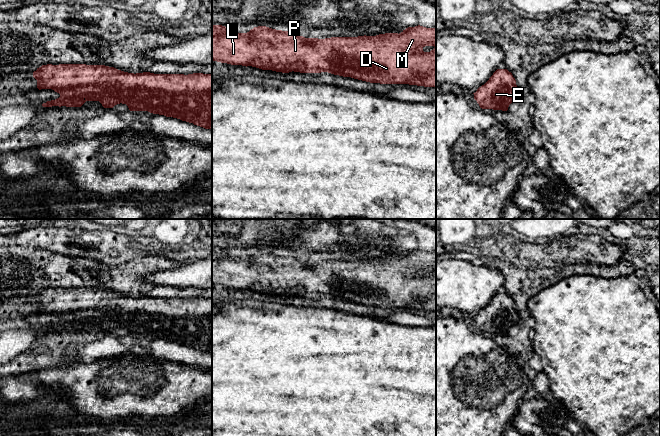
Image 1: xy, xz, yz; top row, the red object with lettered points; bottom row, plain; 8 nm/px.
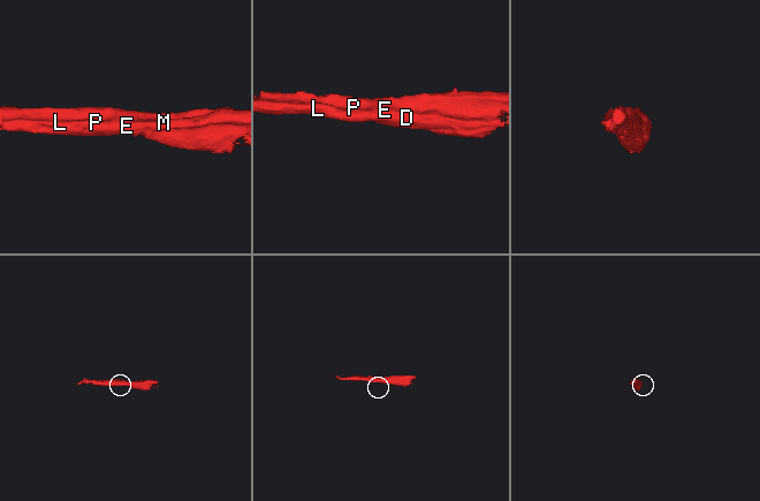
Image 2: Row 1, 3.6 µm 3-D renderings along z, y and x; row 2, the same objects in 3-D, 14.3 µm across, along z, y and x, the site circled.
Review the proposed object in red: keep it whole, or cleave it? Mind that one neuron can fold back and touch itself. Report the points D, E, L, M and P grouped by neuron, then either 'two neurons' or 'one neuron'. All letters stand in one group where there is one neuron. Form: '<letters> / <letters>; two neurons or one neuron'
D E L M P; one neuron

